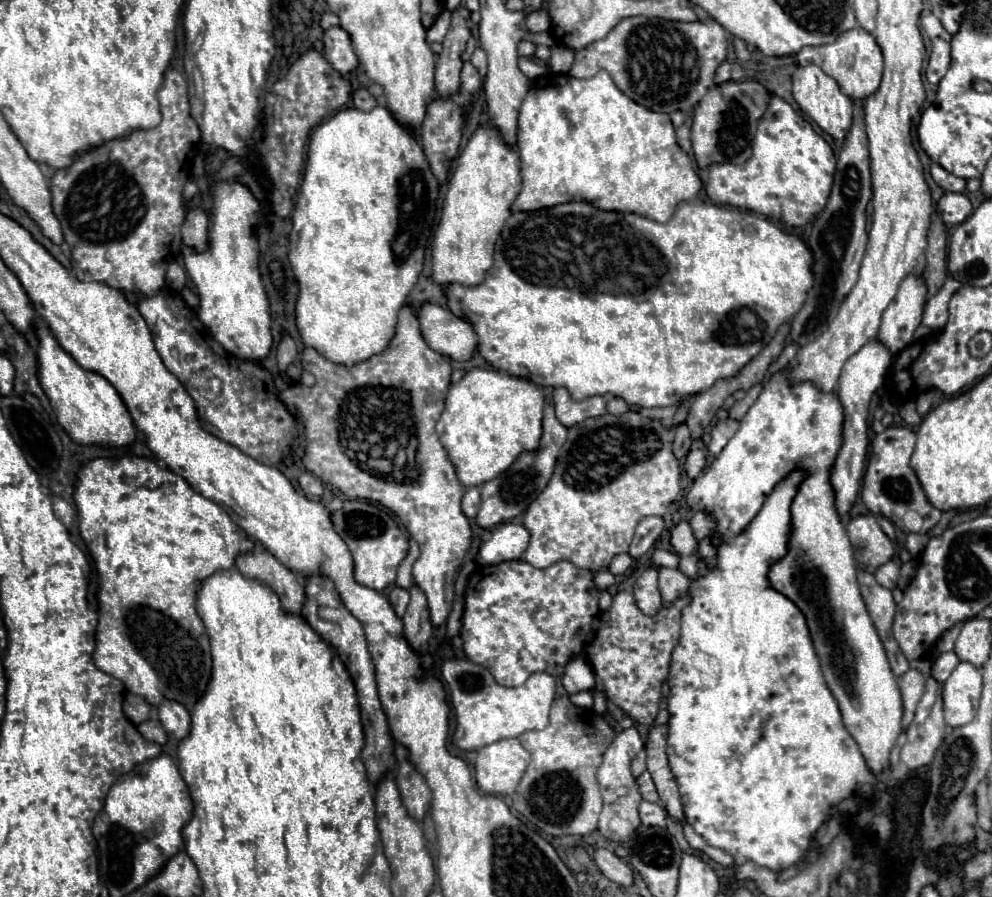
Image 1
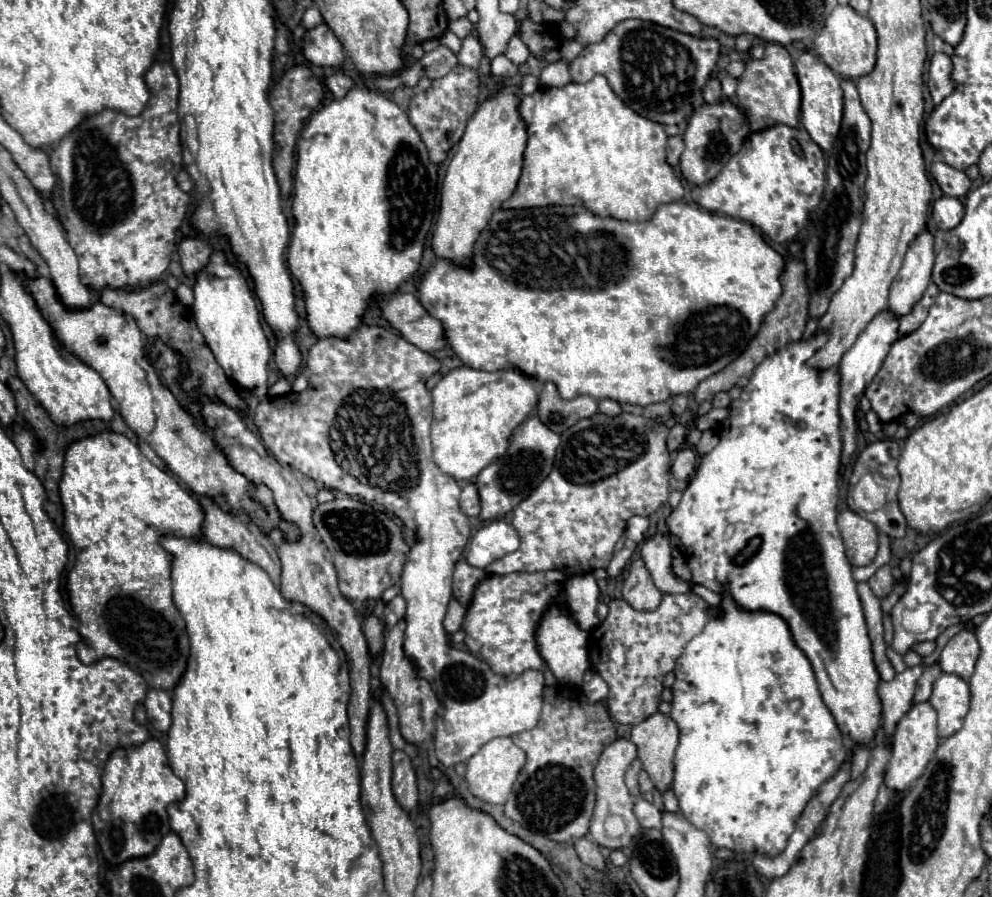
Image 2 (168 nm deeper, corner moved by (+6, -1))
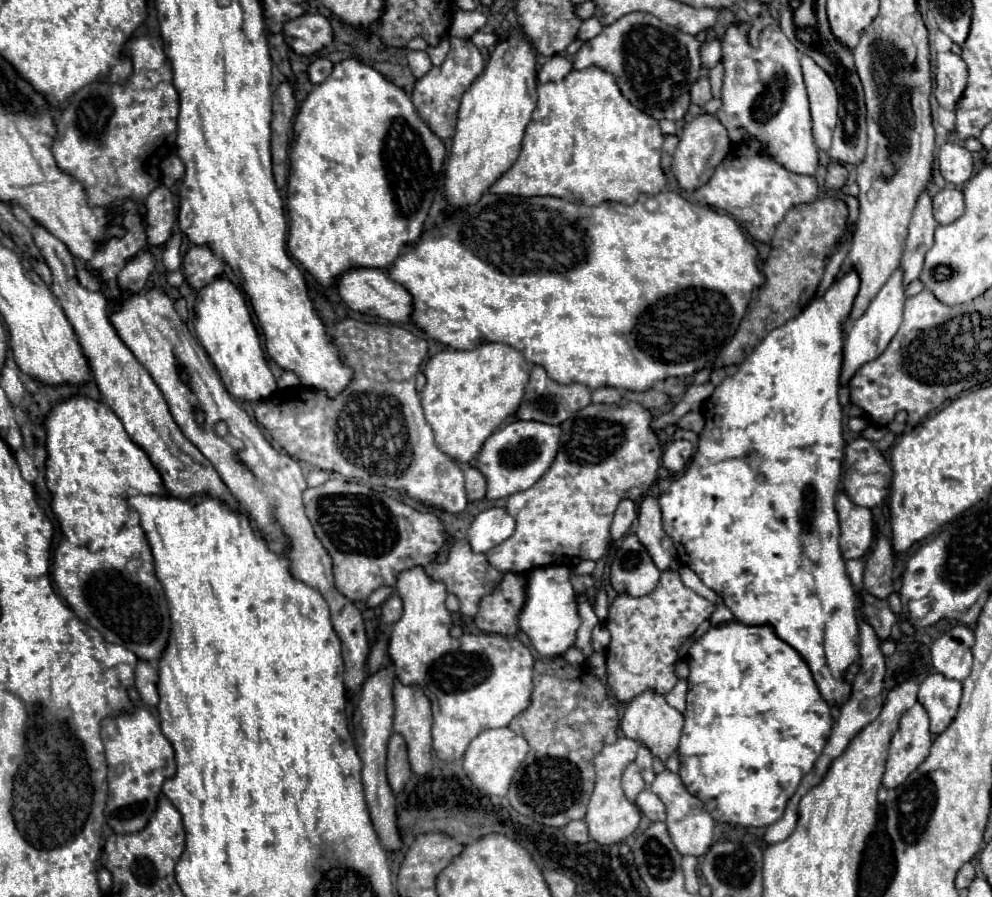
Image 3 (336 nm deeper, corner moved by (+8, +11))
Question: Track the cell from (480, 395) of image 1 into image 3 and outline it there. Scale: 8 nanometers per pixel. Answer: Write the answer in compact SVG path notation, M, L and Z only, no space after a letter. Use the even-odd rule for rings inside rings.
M488 343L472 351L454 351L454 349L440 351L428 361L424 373L426 373L426 387L422 391L422 407L424 407L426 421L434 431L436 445L458 463L470 463L478 455L484 441L504 421L516 415L520 401L524 397L524 389L530 381L528 363L524 355L504 343Z

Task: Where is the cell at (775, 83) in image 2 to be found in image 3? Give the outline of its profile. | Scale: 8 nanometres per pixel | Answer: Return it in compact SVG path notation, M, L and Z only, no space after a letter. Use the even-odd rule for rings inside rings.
M778 23L768 25L760 33L760 43L752 47L746 39L750 25L732 25L722 41L722 63L724 63L724 87L722 87L722 107L716 113L720 123L730 133L730 139L738 143L740 139L760 139L768 155L778 163L784 163L788 171L800 175L814 175L818 169L818 149L812 139L812 121L808 111L806 87L800 71L800 57L797 48L788 41ZM750 57L758 65L758 81L754 85L740 85L736 79L738 61Z

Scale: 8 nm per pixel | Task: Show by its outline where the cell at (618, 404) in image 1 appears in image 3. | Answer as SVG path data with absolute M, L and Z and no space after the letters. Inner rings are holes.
M602 387L602 389L592 391L594 403L618 403L620 399L622 399L622 393L616 387Z

